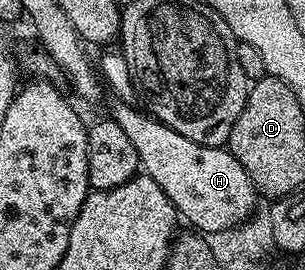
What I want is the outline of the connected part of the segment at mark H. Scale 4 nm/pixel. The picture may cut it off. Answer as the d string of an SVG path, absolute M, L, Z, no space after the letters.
M120 100L112 101L111 120L126 131L134 151L138 151L140 169L170 199L177 214L189 221L193 230L204 235L219 234L247 222L257 212L258 194L252 186L250 175L234 159L227 148L215 145L199 145L174 131L169 125L161 125L156 118L139 108L127 105Z

